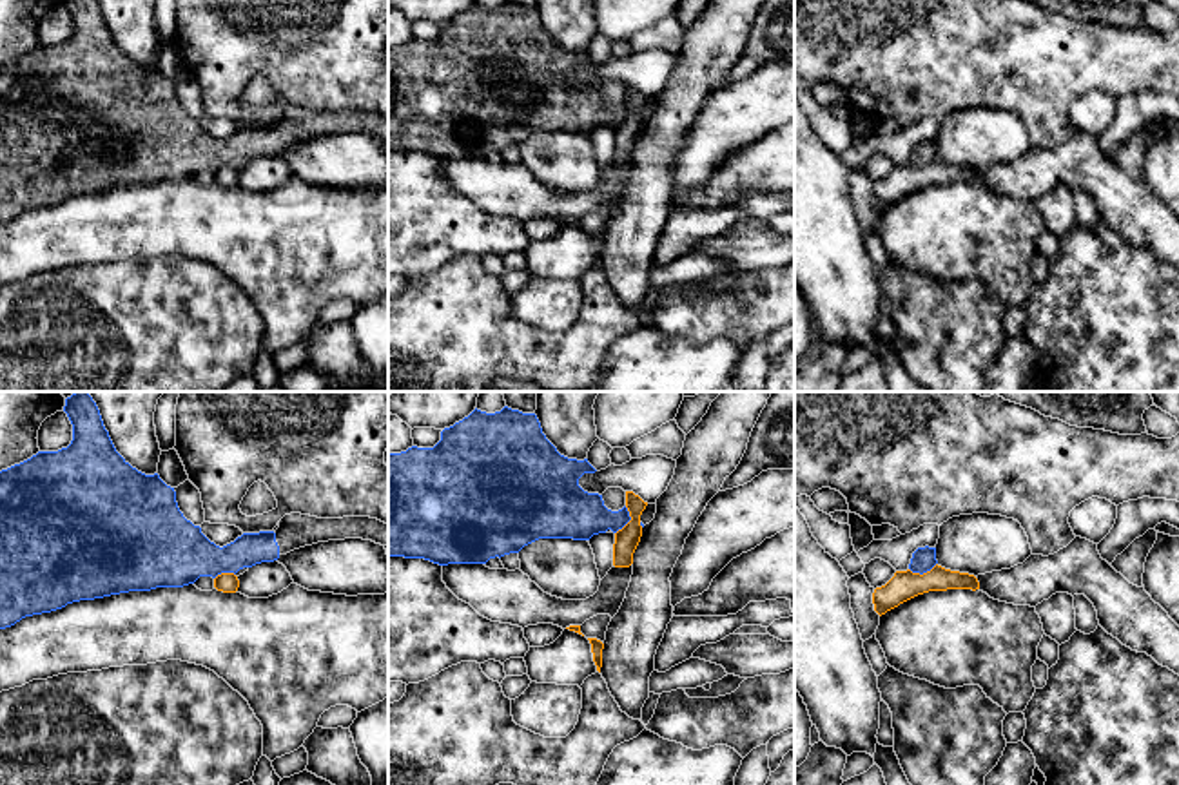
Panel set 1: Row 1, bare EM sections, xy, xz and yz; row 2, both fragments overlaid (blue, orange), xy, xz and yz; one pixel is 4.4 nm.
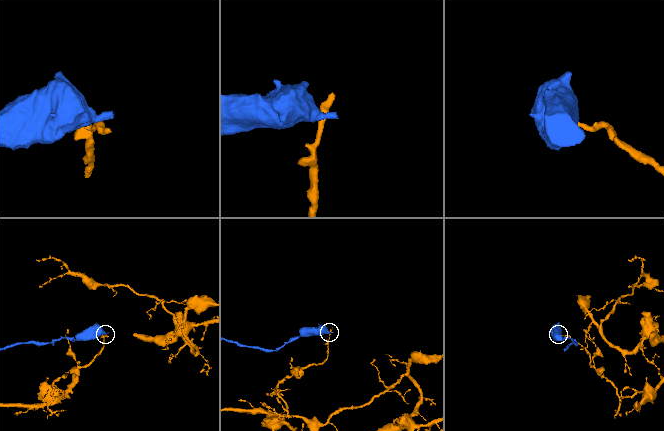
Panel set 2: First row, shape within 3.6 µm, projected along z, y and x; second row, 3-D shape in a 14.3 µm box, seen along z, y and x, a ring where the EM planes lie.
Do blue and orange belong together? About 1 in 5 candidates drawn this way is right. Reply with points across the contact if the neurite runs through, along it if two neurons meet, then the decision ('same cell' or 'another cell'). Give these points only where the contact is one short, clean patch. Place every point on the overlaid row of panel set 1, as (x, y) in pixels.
border xz (626, 506), (630, 519), (615, 533); another cell

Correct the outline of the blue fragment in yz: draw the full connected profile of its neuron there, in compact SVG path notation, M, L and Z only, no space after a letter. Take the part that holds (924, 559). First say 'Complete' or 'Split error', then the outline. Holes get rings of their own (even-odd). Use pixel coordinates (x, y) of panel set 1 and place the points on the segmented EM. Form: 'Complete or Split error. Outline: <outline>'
Complete. Outline: M925 546L925 548L918 548L912 553L909 569L912 573L923 575L923 573L931 571L936 564L938 564L938 560L936 560L936 548Z

